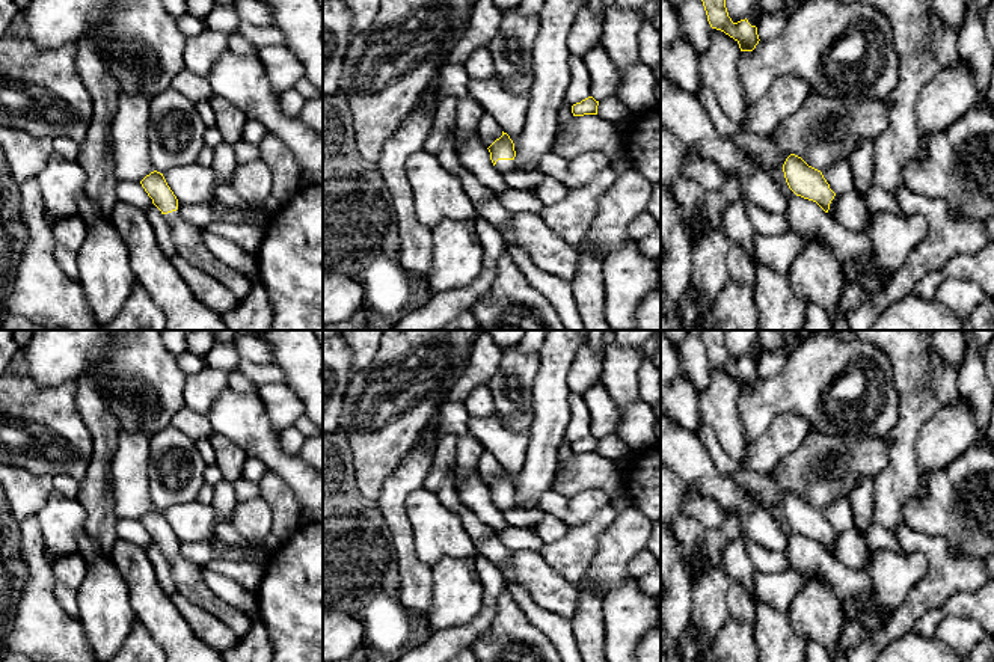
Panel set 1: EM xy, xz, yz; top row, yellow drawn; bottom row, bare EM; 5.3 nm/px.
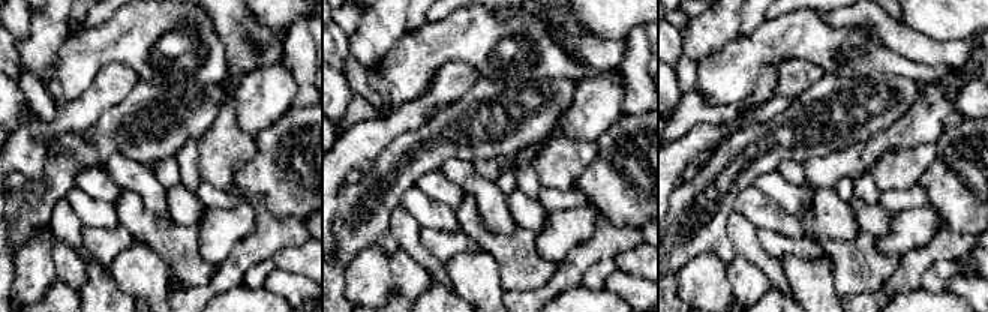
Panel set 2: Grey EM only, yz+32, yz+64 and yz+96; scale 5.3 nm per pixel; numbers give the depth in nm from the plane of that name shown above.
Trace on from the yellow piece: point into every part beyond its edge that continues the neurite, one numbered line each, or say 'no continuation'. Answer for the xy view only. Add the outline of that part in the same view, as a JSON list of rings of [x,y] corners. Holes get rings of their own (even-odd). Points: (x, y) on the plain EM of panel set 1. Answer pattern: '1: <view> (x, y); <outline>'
1: xy (187, 576); [[[172,549],[163,552],[170,567],[170,576],[175,591],[196,606],[216,615],[225,623],[237,638],[243,638],[250,630],[250,620],[238,608],[219,599],[205,584],[202,578],[204,567],[187,559],[179,550]]]

